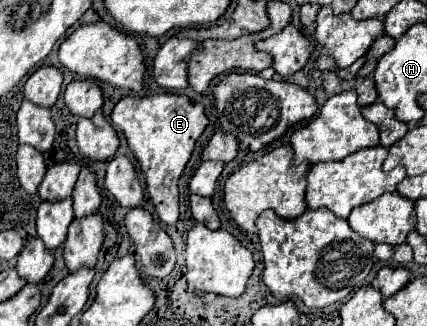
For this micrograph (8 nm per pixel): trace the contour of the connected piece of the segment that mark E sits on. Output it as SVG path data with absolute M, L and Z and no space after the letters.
M161 92L153 96L125 96L111 114L113 124L123 130L129 148L141 164L147 190L163 224L175 224L179 218L179 178L193 154L197 138L205 132L209 120L201 104L193 104L185 94Z

